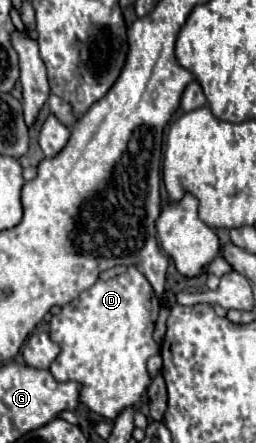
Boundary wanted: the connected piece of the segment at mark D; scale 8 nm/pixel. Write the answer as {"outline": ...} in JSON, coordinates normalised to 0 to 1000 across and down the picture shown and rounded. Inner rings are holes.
{"outline":[[[527,600],[449,628],[379,632],[191,727],[199,767],[238,781],[238,799],[199,822],[207,853],[309,862],[316,907],[387,939],[449,948],[480,921],[551,903],[590,862],[574,813],[621,799],[621,777],[598,767],[621,700],[621,673]]]}

